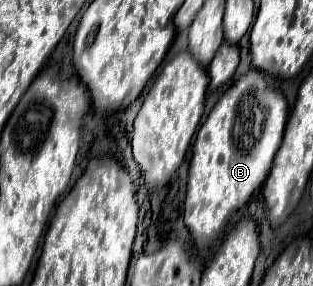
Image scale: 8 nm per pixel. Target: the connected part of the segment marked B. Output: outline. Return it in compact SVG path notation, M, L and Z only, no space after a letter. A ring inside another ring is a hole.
M251 69L241 75L215 103L197 131L189 163L185 197L185 225L199 249L219 237L229 215L239 211L265 181L273 157L281 145L287 123L287 101L281 91L269 87L265 73Z

